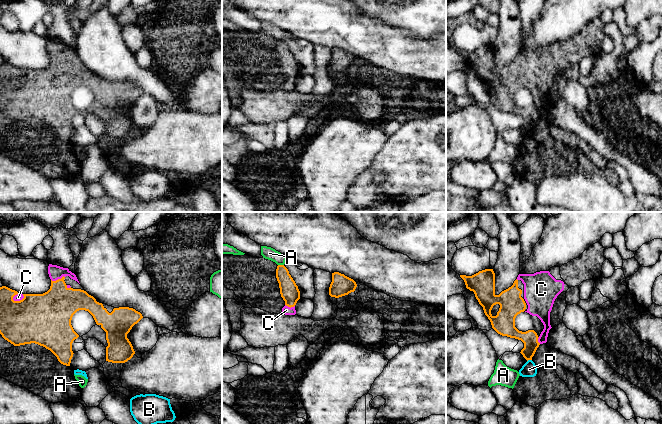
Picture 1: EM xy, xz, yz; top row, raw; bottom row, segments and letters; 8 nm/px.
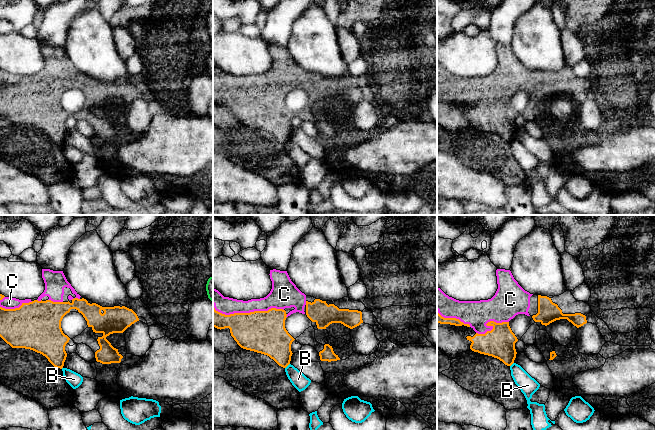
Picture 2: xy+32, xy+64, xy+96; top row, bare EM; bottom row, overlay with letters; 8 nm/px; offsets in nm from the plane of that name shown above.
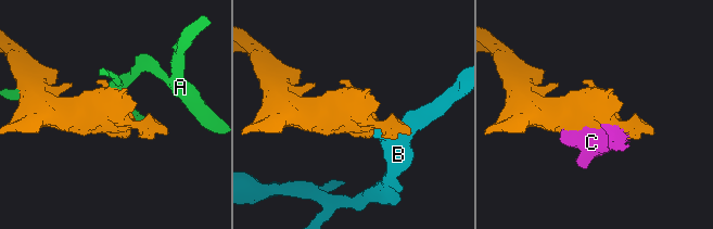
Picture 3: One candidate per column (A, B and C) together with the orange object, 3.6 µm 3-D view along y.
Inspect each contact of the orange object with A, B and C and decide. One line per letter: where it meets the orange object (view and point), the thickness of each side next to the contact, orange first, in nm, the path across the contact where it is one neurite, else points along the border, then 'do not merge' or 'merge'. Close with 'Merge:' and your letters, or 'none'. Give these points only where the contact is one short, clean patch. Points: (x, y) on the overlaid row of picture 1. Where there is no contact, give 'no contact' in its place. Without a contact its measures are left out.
A: meets orange in xz at (281, 265); 150 nm thick on the orange side, 100 nm on the other; do not merge
B: meets orange in yz at (529, 359); 130 nm thick on the orange side, 120 nm on the other; border along yz (531, 359), (527, 361); do not merge
C: meets orange in xy at (18, 301); 420 nm thick on the orange side, 60 nm on the other; merge
Merge: C

